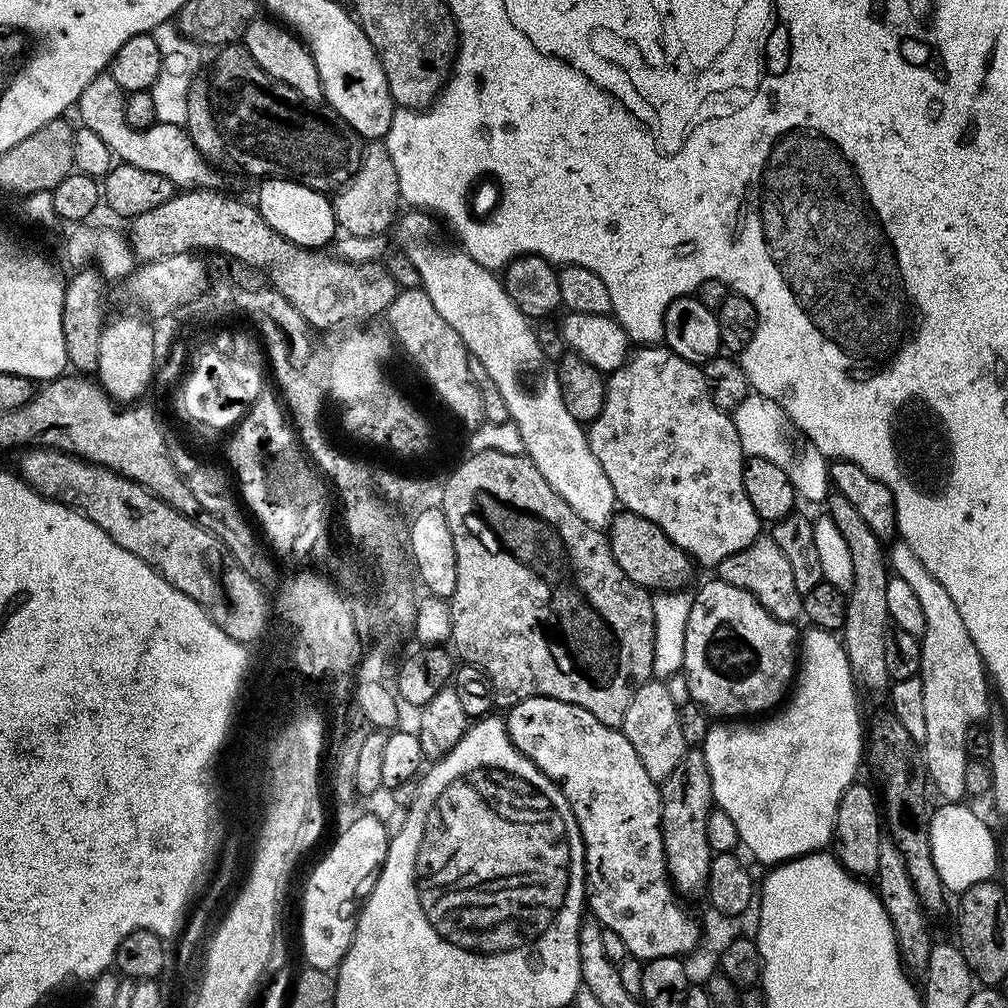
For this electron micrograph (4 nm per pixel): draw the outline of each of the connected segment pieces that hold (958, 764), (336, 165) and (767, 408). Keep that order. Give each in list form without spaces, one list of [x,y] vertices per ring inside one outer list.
[[[897,539],[891,548],[889,546],[886,558],[891,571],[904,582],[910,585],[914,594],[918,597],[918,602],[922,605],[923,617],[926,618],[924,633],[920,637],[920,670],[918,677],[923,688],[924,698],[924,717],[926,719],[927,738],[924,743],[925,763],[930,764],[928,769],[929,777],[933,787],[940,792],[941,799],[949,803],[959,803],[965,799],[967,792],[966,770],[970,763],[968,757],[968,732],[978,722],[982,721],[988,712],[988,692],[990,696],[990,682],[987,675],[987,669],[984,667],[984,660],[978,654],[977,647],[974,646],[973,639],[970,638],[966,624],[962,620],[958,608],[950,599],[950,594],[943,589],[942,584],[938,582],[926,566],[922,565],[918,556],[914,554],[908,543],[904,540]]]
[[[243,43],[225,44],[216,56],[217,68],[210,79],[212,109],[217,128],[224,136],[227,155],[244,172],[259,178],[283,178],[297,180],[316,192],[325,194],[341,188],[358,170],[362,162],[365,141],[327,103],[302,98],[290,86],[270,78],[254,58],[245,50]]]
[[[749,391],[748,396],[731,413],[731,417],[738,430],[738,438],[742,442],[745,457],[764,458],[774,462],[775,466],[780,466],[789,476],[793,489],[801,501],[809,500],[812,504],[818,503],[819,500],[820,503],[827,501],[830,495],[829,461],[816,448],[804,446],[805,448],[799,452],[792,445],[792,440],[788,437],[789,421],[773,400]]]

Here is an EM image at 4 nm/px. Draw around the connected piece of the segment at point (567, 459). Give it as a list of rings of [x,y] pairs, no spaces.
[[[408,210],[408,213],[401,215],[395,221],[394,233],[400,239],[398,244],[399,251],[409,256],[410,261],[418,270],[421,278],[422,288],[425,294],[430,298],[430,302],[434,302],[434,308],[438,310],[438,314],[442,314],[442,318],[446,318],[446,322],[450,322],[450,326],[454,326],[454,330],[462,338],[462,342],[468,347],[471,356],[478,358],[478,362],[482,362],[482,366],[486,366],[486,374],[490,374],[490,378],[494,378],[494,386],[498,386],[498,394],[502,394],[502,399],[506,402],[506,410],[508,411],[511,423],[516,425],[517,430],[522,434],[522,442],[524,443],[524,452],[528,459],[534,462],[534,466],[538,466],[538,470],[542,474],[542,478],[546,478],[546,482],[550,482],[550,486],[563,498],[566,506],[570,506],[570,510],[574,510],[574,514],[578,514],[580,518],[586,522],[590,522],[590,526],[601,530],[607,529],[611,524],[614,513],[618,508],[618,501],[614,494],[614,486],[610,486],[610,478],[606,478],[606,470],[602,470],[602,466],[598,462],[598,458],[594,458],[594,450],[590,450],[588,445],[588,434],[585,425],[574,418],[574,414],[570,414],[570,410],[566,410],[566,402],[562,398],[562,386],[560,378],[555,367],[540,368],[544,364],[544,348],[540,345],[540,340],[536,337],[536,332],[532,329],[533,321],[529,317],[522,314],[522,310],[518,310],[518,306],[514,306],[514,302],[508,297],[508,292],[503,286],[501,277],[497,275],[491,268],[483,268],[478,262],[474,262],[474,258],[470,258],[468,253],[459,247],[447,248],[444,244],[435,244],[428,235],[432,232],[433,217],[424,210]]]

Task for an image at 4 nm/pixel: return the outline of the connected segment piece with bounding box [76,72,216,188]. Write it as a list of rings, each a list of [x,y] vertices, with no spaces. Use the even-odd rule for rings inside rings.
[[[110,72],[96,75],[84,88],[76,103],[81,125],[94,131],[94,134],[110,148],[113,157],[123,164],[161,174],[178,188],[215,185],[216,176],[211,169],[213,167],[198,152],[181,125],[157,121],[157,124],[148,128],[146,132],[137,132],[126,122],[124,97],[125,93]]]

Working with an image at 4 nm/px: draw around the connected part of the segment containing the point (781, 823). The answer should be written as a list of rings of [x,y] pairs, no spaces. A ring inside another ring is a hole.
[[[813,627],[807,631],[798,648],[794,691],[787,703],[772,714],[777,716],[769,715],[755,722],[713,723],[702,745],[706,766],[710,766],[715,807],[730,814],[734,826],[738,826],[741,845],[767,866],[819,852],[831,841],[838,802],[857,779],[860,760],[862,764],[862,728],[860,732],[860,712],[856,709],[858,685],[852,679],[846,650],[831,632]]]

